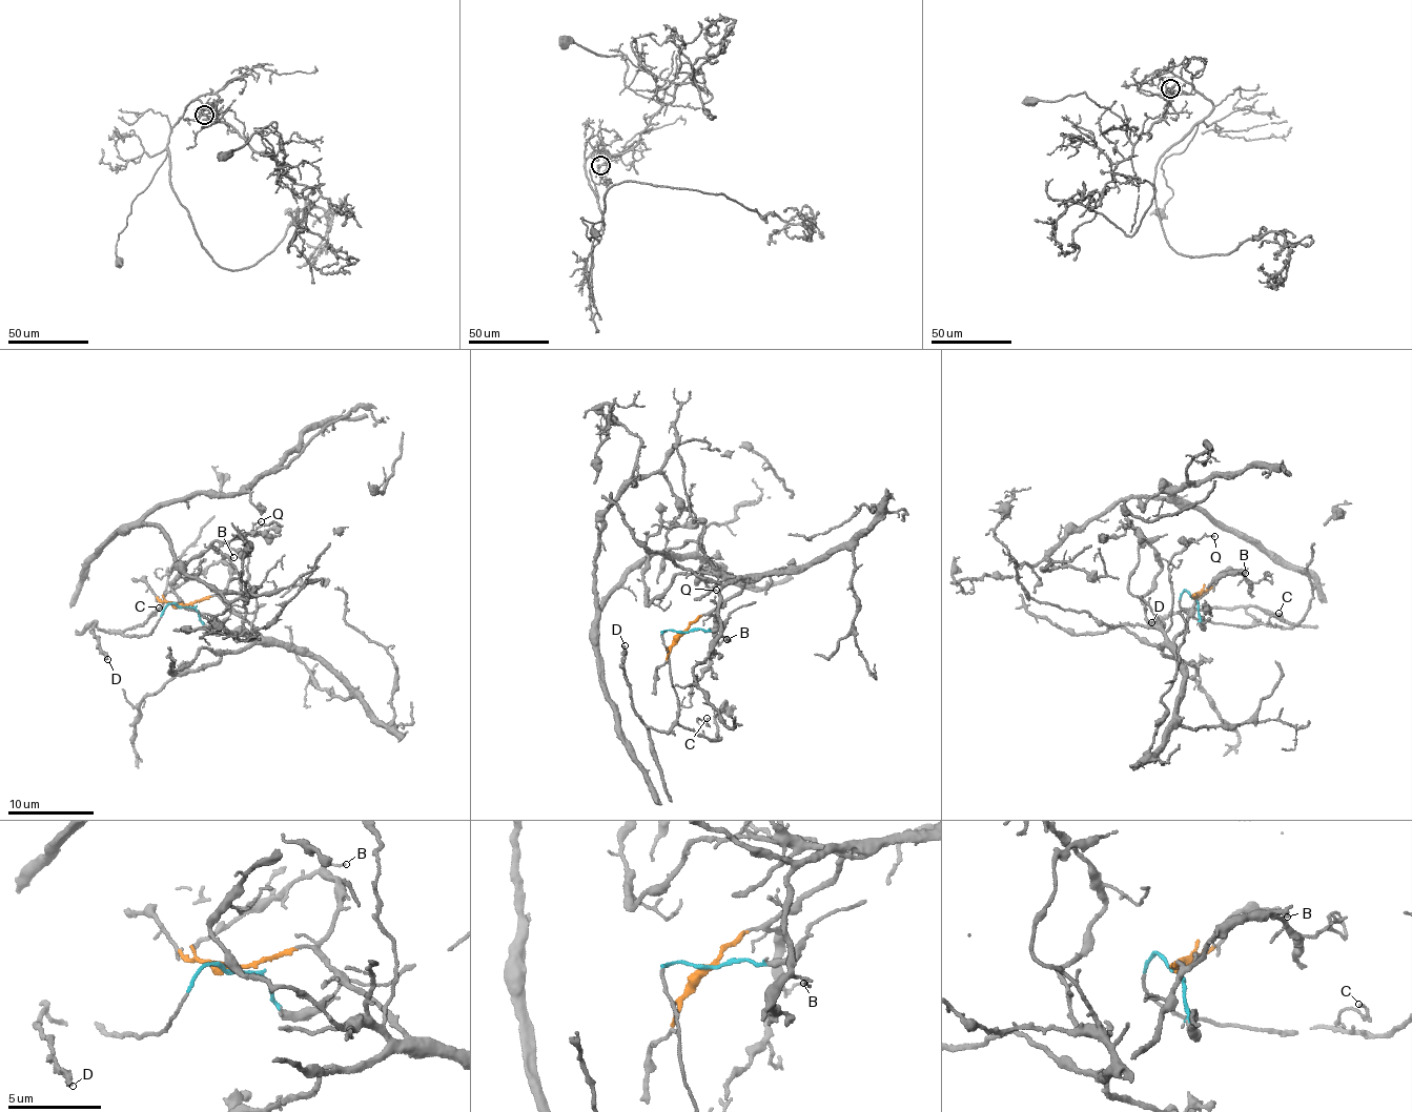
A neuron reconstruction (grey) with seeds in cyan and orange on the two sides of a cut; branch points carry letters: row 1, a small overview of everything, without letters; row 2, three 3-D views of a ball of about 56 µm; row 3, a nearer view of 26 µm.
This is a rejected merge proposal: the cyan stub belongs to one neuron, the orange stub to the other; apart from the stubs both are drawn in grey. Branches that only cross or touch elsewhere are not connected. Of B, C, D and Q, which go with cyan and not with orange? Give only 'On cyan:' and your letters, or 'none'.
On cyan: C, D

